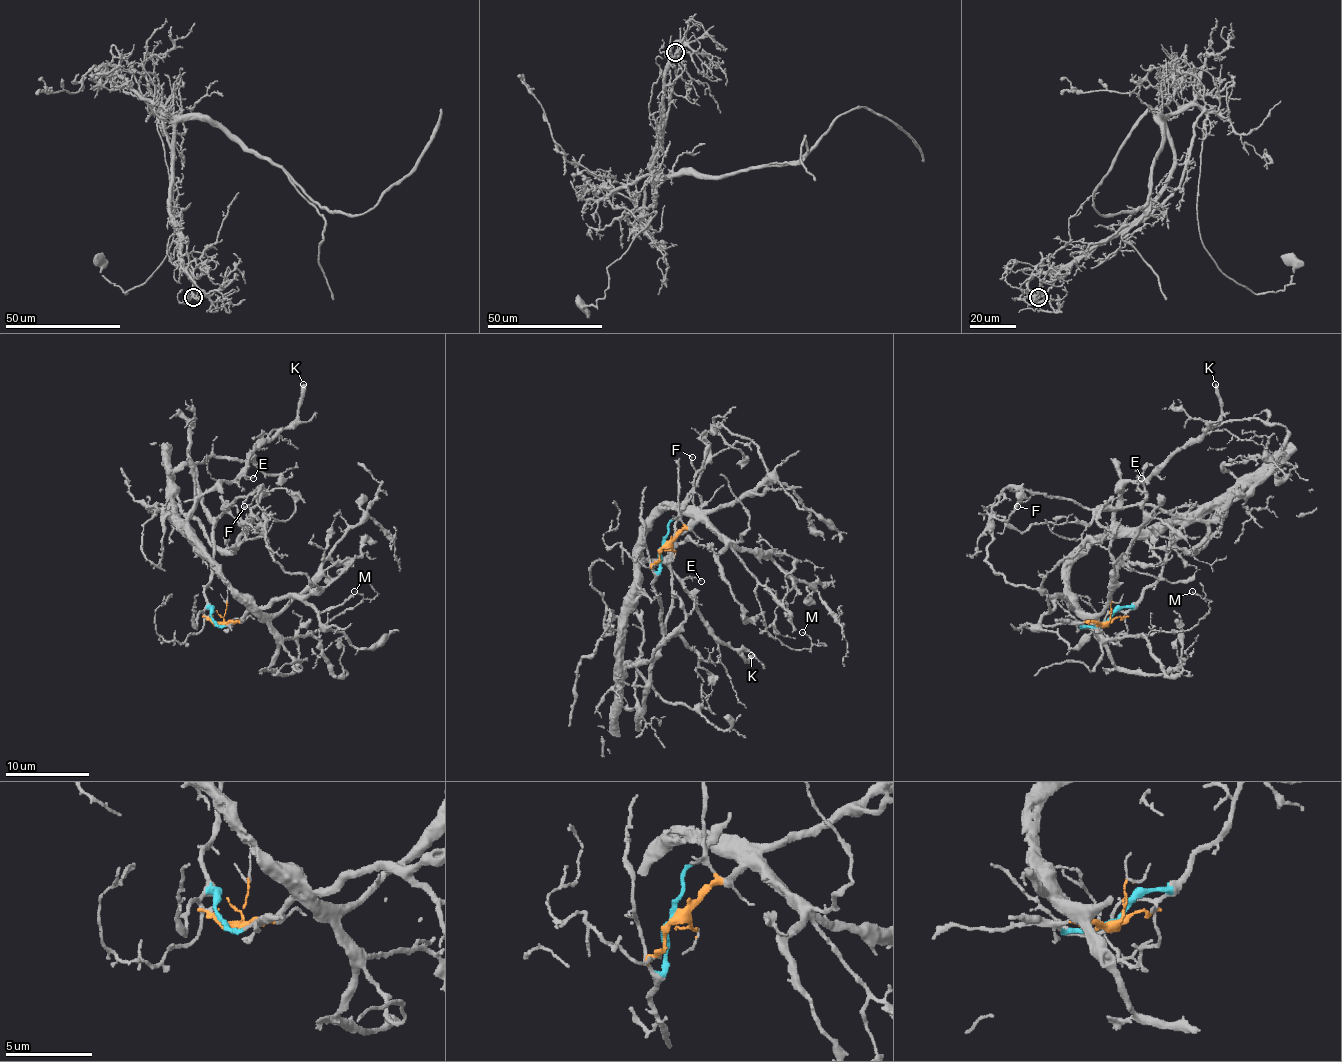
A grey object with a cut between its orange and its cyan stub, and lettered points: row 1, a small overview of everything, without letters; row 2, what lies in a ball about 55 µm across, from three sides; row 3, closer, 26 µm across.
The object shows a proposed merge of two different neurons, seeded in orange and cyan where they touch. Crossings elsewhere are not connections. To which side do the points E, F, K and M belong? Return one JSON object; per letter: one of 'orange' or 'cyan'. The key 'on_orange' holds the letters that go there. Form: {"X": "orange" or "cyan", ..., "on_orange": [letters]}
{"E": "orange", "F": "cyan", "K": "orange", "M": "orange", "on_orange": ["E", "K", "M"]}

